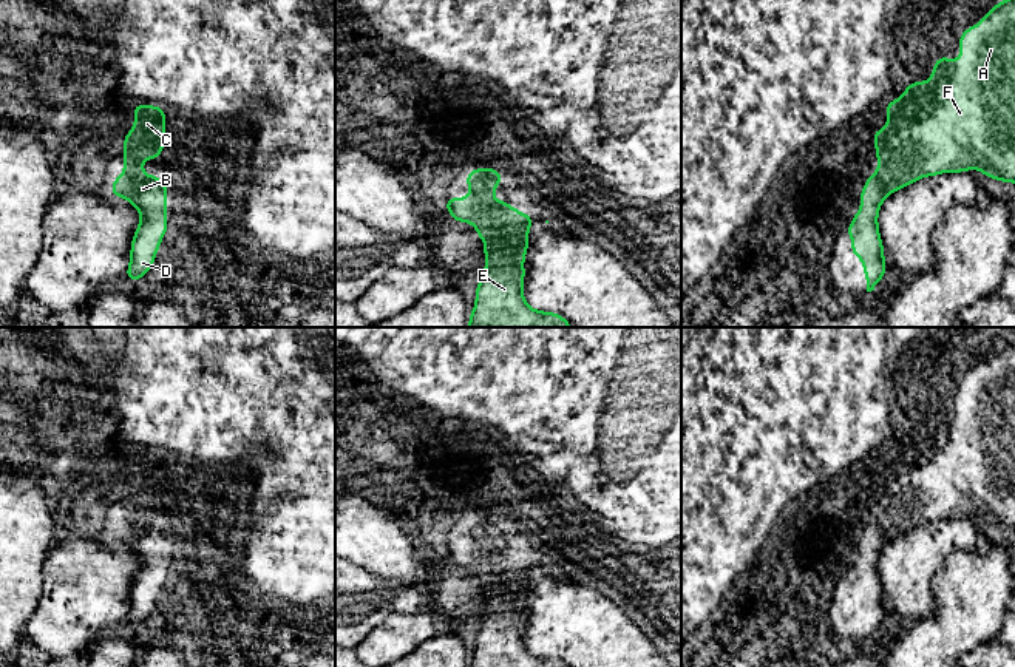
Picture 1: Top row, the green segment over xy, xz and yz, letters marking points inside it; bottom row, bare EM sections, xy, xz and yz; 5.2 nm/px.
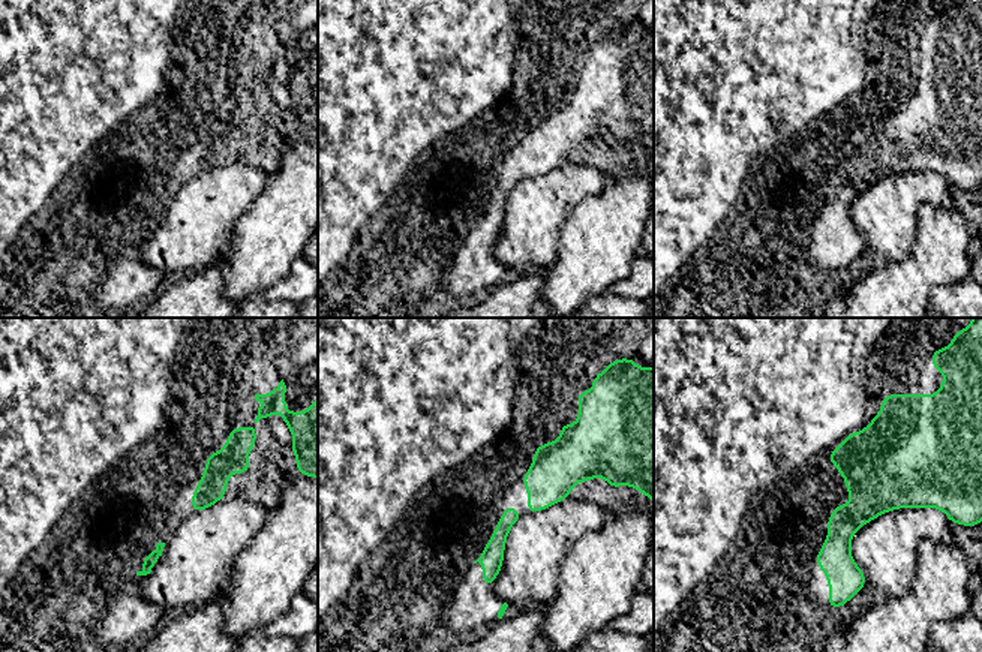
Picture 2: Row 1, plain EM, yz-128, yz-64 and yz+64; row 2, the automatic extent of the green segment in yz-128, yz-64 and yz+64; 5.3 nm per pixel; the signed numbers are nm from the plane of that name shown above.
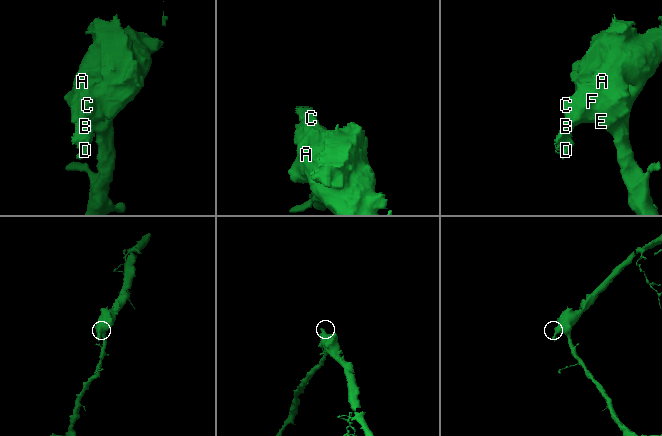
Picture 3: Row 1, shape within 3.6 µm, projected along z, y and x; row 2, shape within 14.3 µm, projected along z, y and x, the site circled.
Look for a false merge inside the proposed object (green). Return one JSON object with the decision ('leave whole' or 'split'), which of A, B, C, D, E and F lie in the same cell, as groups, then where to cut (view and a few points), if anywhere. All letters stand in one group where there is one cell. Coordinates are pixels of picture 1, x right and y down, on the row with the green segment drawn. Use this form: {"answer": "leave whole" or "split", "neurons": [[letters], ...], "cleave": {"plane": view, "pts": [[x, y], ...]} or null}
{"answer": "leave whole", "neurons": [["A", "B", "C", "D", "E", "F"]], "cleave": null}

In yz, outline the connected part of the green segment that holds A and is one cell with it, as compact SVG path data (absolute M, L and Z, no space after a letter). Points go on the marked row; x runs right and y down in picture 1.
M1015 0L993 5L976 26L959 36L961 60L936 57L928 82L911 82L898 100L887 102L887 128L873 131L878 173L867 176L861 190L861 210L844 233L851 235L851 252L864 262L867 292L874 290L887 270L878 215L884 199L915 181L941 173L976 168L986 178L1015 184Z

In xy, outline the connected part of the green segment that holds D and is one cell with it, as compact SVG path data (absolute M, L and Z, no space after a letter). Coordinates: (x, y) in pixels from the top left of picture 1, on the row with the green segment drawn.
M134 103L134 125L124 137L124 173L111 182L113 198L125 198L141 213L131 241L130 266L125 276L131 281L147 275L156 252L167 236L167 182L159 176L144 174L145 159L161 157L165 147L165 110Z

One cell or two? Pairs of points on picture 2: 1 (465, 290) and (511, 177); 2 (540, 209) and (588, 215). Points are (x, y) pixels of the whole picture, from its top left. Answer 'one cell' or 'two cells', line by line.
1: one cell
2: two cells

